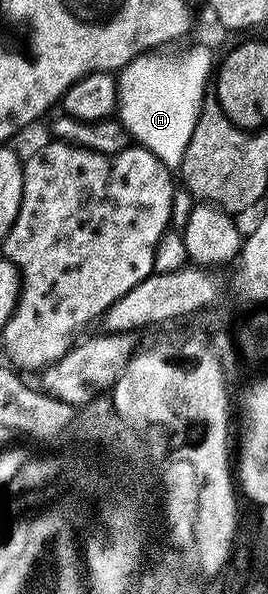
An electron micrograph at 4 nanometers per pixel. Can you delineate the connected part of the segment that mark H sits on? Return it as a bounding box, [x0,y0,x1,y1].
[117,47,213,169]

